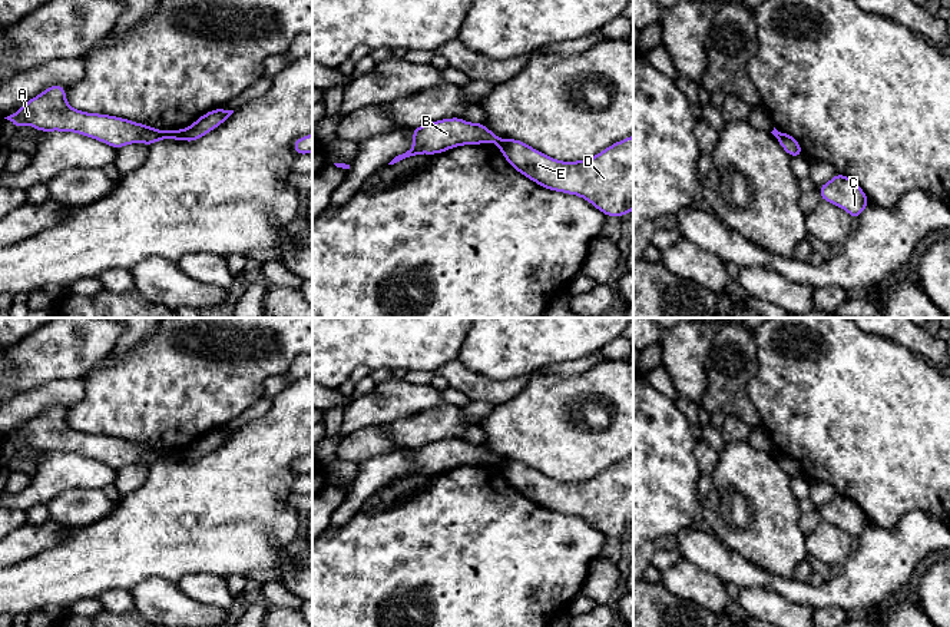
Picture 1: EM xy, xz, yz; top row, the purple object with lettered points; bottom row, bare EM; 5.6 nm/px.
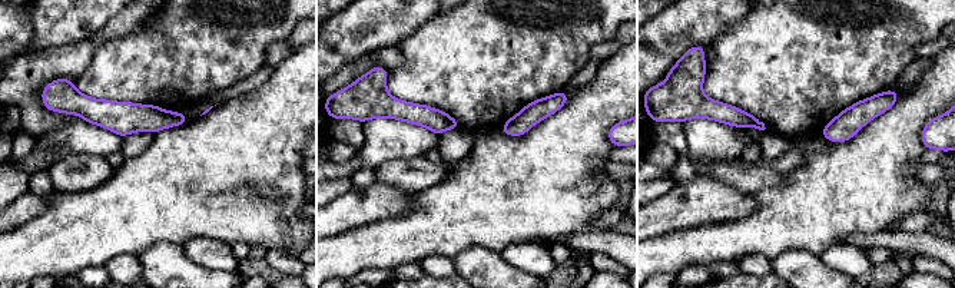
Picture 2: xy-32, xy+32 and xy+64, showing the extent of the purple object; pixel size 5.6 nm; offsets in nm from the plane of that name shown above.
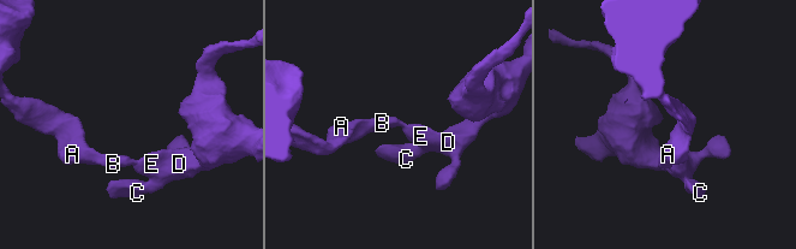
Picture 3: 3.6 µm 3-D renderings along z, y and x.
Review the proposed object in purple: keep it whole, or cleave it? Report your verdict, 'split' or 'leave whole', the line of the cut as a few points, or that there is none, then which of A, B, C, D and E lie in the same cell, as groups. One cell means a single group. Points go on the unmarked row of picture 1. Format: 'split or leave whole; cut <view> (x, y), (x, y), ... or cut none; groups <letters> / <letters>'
split; cut xy (185, 451), (181, 458); groups A B / C D E

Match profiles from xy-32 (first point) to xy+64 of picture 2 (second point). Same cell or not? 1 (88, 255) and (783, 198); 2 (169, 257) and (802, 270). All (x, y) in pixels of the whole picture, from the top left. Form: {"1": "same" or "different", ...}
{"1": "same", "2": "same"}

